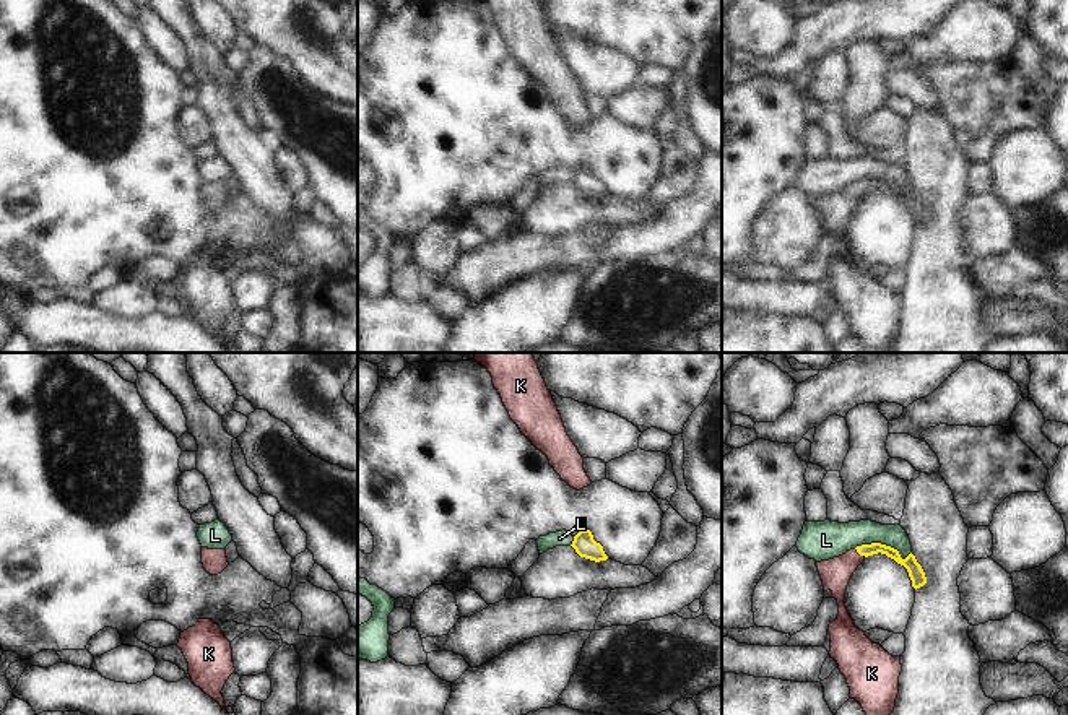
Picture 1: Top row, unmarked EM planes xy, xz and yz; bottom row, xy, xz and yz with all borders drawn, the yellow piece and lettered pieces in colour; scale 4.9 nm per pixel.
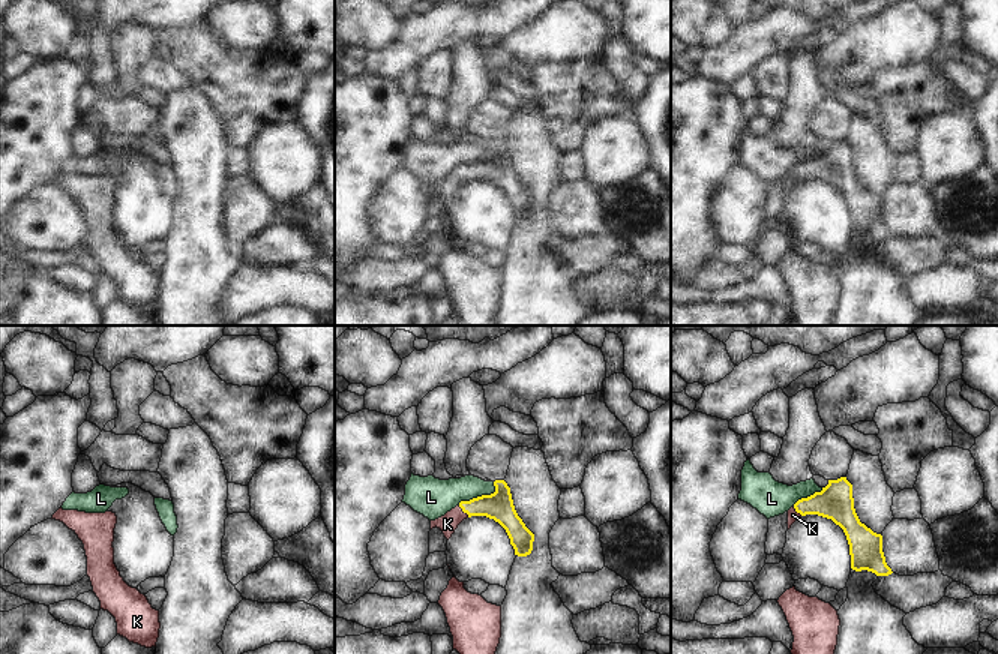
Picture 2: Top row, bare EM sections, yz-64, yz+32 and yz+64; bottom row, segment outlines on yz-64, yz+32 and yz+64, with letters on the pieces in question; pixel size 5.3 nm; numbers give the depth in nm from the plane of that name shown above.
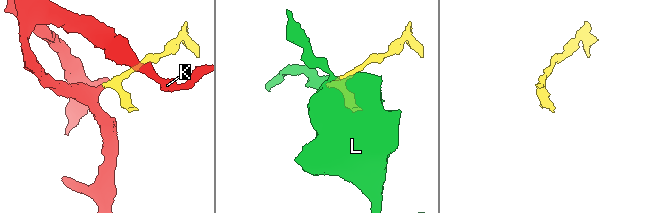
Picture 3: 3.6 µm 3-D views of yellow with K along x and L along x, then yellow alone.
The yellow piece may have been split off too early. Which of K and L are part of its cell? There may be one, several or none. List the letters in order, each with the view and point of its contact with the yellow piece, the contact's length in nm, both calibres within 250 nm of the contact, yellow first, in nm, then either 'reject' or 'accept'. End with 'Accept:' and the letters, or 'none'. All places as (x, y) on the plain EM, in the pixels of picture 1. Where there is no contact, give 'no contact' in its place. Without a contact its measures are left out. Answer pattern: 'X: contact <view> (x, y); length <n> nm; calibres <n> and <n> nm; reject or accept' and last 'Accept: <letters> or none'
K: contact yz (860, 190); length 70 nm; calibres 70 and 150 nm; accept
L: contact yz (883, 181); length 280 nm; calibres 80 and 170 nm; reject
Accept: K

